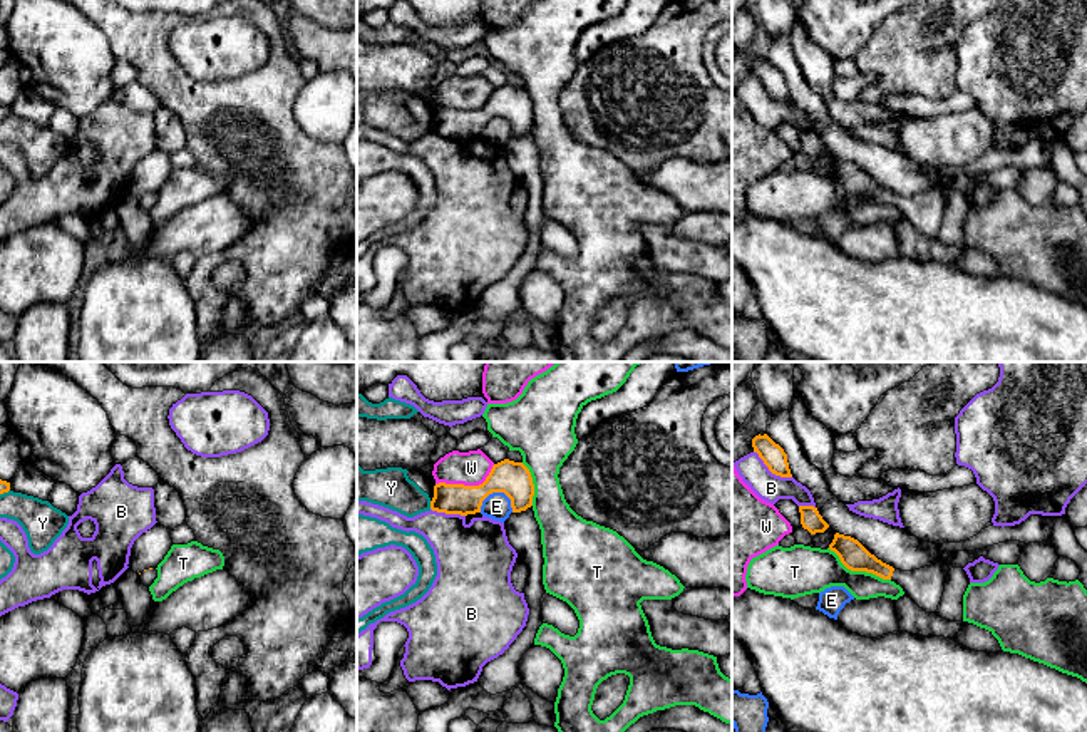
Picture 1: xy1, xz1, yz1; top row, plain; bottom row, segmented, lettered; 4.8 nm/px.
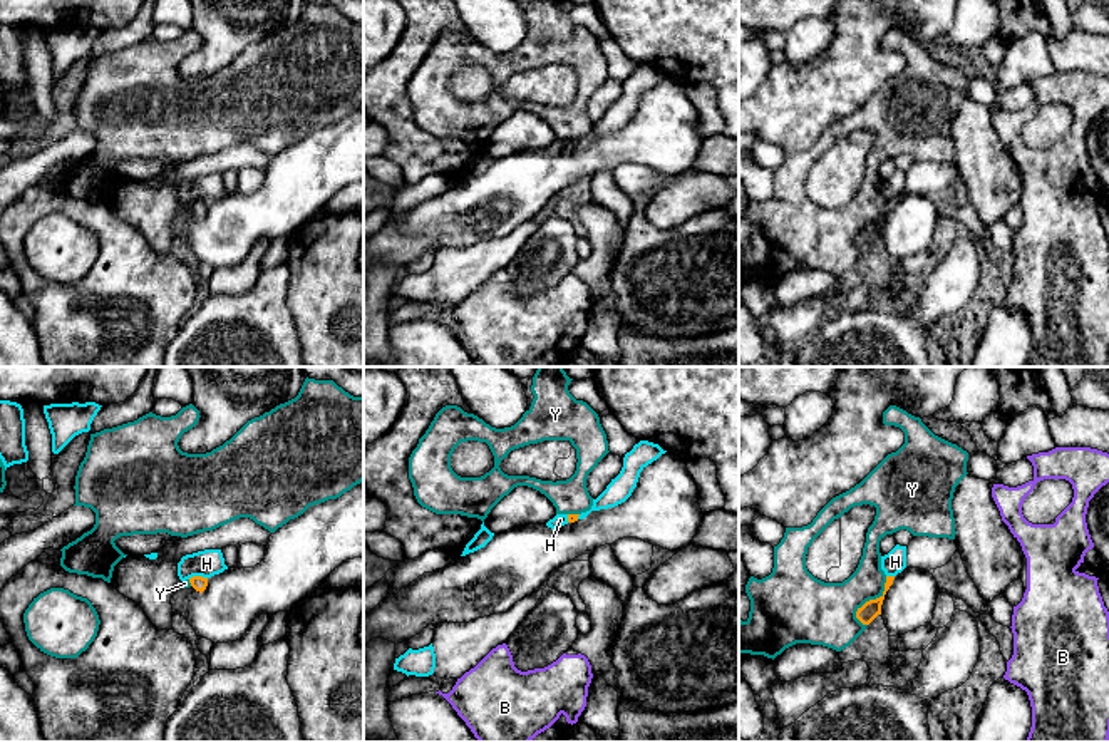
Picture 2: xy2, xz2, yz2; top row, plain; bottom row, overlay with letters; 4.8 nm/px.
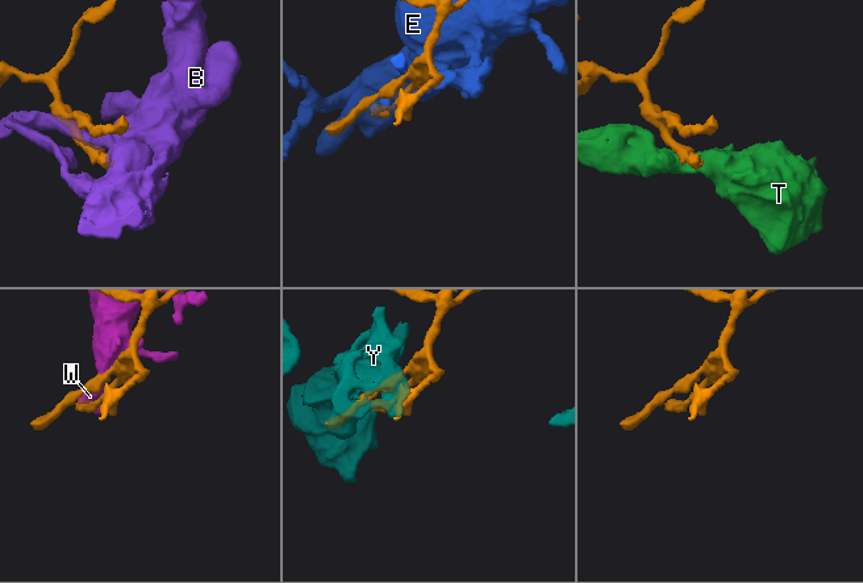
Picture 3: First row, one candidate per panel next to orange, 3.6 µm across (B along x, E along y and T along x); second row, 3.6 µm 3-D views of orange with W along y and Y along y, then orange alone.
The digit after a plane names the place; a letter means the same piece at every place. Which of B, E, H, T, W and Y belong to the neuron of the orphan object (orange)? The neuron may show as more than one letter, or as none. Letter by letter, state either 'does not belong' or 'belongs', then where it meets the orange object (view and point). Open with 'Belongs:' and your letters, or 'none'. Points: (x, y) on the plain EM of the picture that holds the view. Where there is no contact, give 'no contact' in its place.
Belongs: none
B: does not belong; contact yz1 (771, 96)
E: does not belong; contact xz1 (491, 118)
H: does not belong; contact xy2 (196, 201)
T: does not belong; contact yz1 (858, 195)
W: does not belong; contact xz1 (468, 111)
Y: does not belong; contact yz2 (870, 225)

